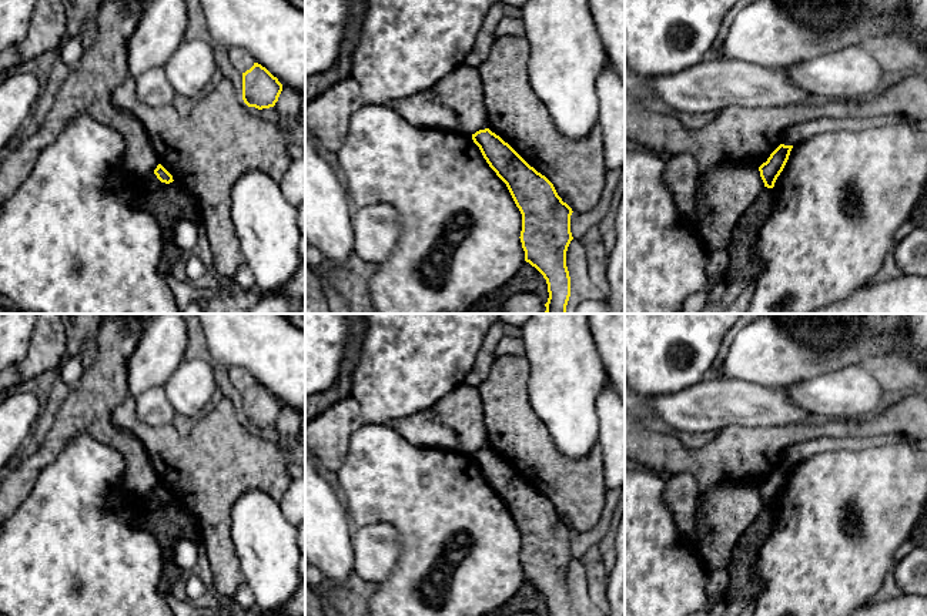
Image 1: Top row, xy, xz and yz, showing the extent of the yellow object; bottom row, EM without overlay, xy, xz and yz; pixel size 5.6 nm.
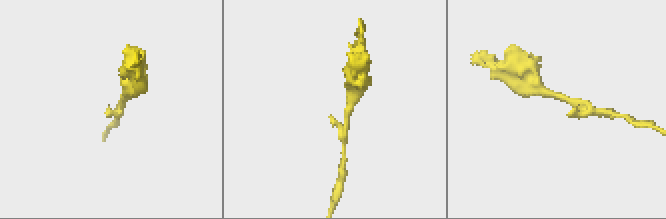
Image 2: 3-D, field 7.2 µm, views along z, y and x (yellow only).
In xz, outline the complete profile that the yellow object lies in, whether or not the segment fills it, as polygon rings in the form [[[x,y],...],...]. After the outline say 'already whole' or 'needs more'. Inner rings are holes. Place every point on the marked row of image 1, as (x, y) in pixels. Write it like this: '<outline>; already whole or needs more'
[[[489,128],[476,131],[472,140],[489,167],[506,184],[522,214],[519,238],[525,261],[535,267],[548,284],[549,298],[545,314],[566,314],[570,297],[566,251],[573,240],[572,208],[562,201],[545,175]]]; already whole

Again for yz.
[[[780,144],[770,154],[767,161],[763,163],[759,167],[760,177],[762,177],[763,183],[764,183],[764,187],[767,187],[767,188],[773,188],[774,187],[774,183],[776,183],[777,177],[780,175],[780,173],[783,171],[787,160],[789,160],[792,148],[793,148],[793,145]]]; already whole

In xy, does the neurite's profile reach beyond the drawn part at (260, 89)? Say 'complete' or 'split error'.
complete

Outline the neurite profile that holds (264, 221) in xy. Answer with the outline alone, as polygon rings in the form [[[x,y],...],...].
[[[260,170],[245,171],[231,191],[231,221],[245,264],[262,294],[281,289],[302,264],[298,247],[302,235],[297,225],[297,207],[281,192],[280,183]]]

